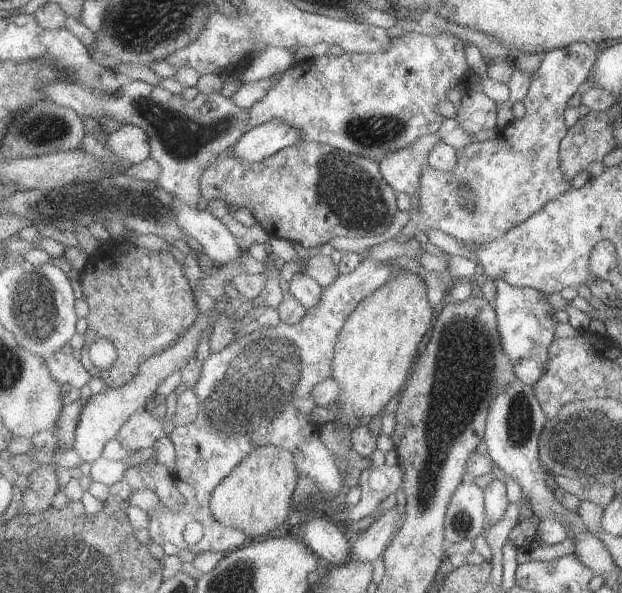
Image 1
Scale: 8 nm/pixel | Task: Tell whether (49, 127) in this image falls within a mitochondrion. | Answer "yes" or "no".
yes

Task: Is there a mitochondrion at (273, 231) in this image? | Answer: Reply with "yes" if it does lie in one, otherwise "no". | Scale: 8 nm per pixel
no

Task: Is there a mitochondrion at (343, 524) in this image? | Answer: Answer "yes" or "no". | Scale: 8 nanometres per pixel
no

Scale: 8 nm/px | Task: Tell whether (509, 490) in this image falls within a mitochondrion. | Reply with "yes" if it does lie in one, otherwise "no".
no

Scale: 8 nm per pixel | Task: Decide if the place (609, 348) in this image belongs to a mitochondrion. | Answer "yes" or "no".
no

